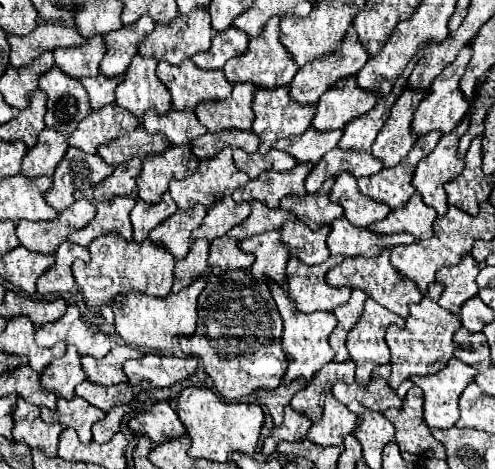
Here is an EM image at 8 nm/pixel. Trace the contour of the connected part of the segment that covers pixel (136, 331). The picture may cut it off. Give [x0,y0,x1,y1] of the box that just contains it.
[114,279,206,349]

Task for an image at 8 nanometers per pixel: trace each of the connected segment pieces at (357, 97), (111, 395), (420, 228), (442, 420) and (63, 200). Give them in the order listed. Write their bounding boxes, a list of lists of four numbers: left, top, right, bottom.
[[312,77,374,133],[76,381,120,413],[370,193,436,241],[412,359,474,429],[46,147,112,213]]

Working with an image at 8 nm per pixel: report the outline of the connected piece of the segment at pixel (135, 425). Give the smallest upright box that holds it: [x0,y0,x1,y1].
[128,401,184,445]

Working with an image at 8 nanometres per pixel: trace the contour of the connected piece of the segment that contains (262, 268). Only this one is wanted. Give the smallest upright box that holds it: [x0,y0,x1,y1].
[240,231,290,289]

